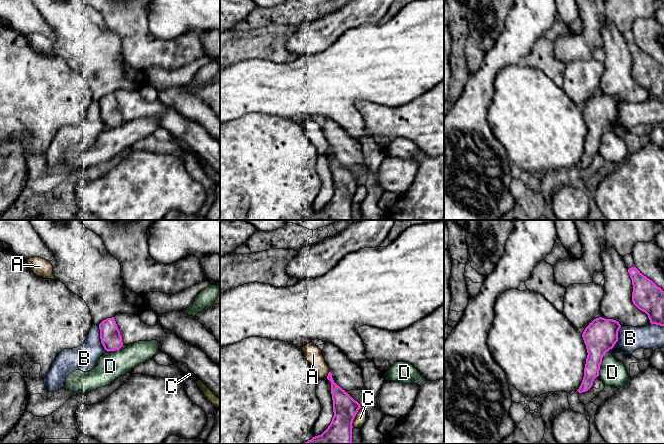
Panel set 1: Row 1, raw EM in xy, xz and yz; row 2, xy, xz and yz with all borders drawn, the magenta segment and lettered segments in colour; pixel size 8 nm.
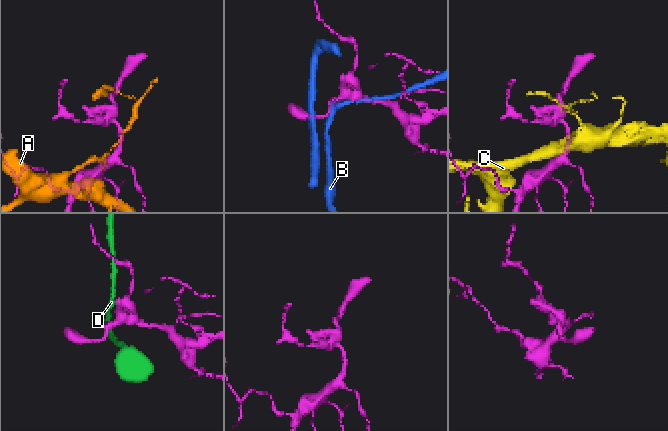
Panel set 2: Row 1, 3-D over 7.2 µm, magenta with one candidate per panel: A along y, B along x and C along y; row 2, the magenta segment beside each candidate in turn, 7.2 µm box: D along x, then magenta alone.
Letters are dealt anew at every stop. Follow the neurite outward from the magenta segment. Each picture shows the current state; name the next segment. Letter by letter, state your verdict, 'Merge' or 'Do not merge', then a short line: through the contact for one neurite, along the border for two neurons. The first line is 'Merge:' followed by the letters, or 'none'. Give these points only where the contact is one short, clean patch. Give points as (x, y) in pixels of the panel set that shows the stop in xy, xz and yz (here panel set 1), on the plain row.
Merge: none
A: Do not merge
B: Do not merge
C: Do not merge
D: Do not merge. Line: yz (607, 127), (602, 134), (598, 151)

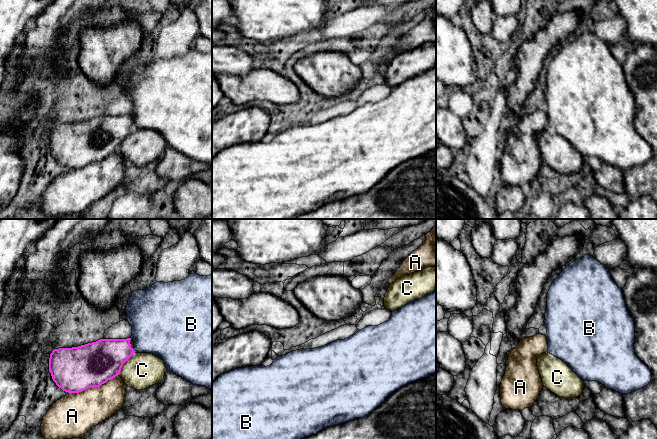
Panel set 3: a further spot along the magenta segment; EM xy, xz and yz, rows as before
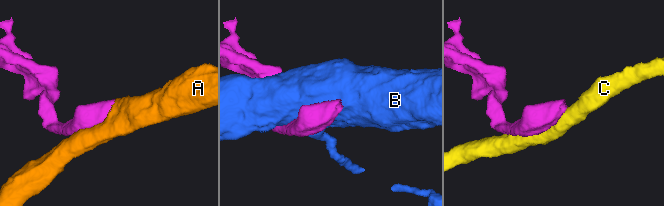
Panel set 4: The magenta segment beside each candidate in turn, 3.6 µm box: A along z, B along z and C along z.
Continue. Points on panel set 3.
Merge: A
A: Merge
B: Do not merge
C: Do not merge

